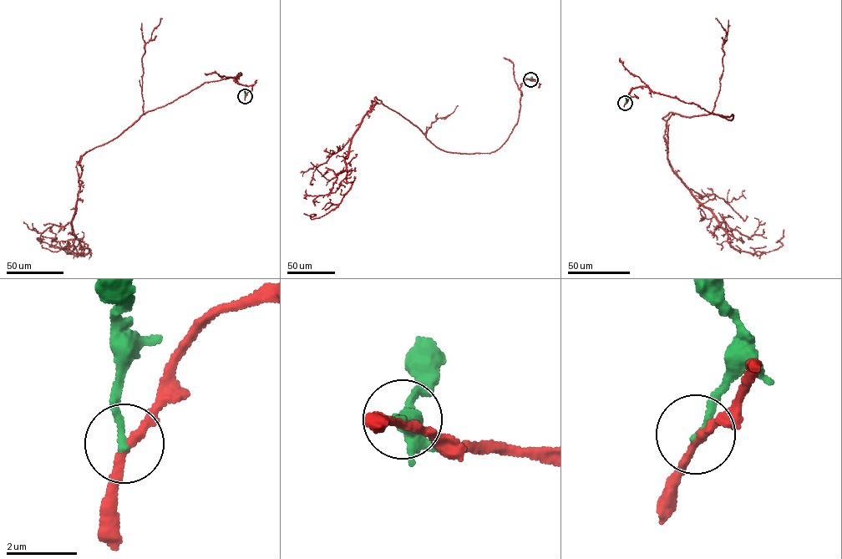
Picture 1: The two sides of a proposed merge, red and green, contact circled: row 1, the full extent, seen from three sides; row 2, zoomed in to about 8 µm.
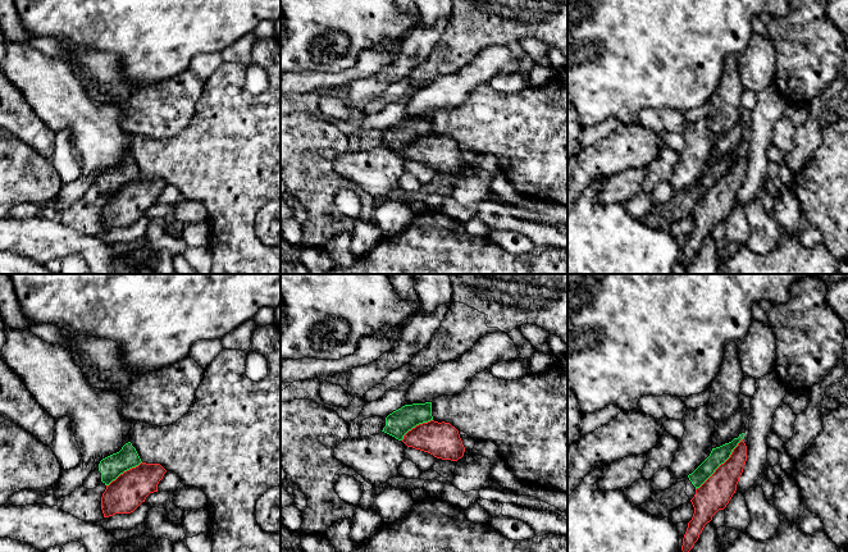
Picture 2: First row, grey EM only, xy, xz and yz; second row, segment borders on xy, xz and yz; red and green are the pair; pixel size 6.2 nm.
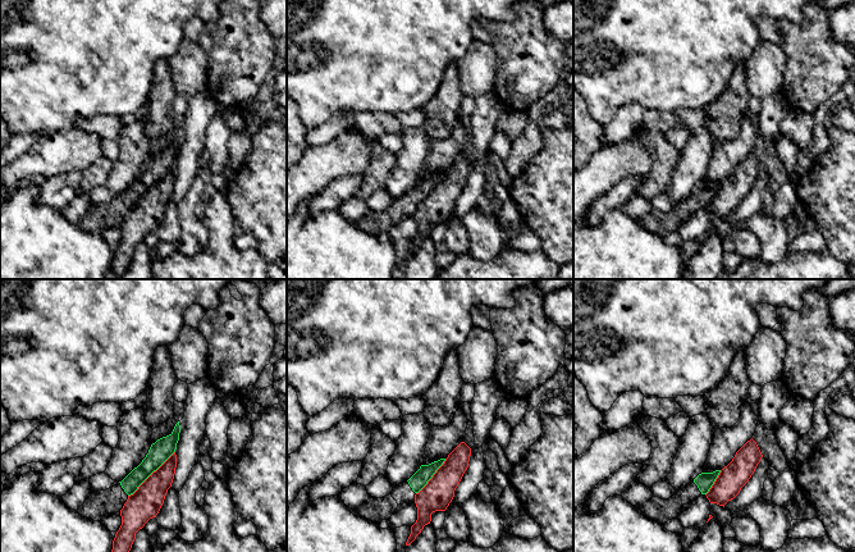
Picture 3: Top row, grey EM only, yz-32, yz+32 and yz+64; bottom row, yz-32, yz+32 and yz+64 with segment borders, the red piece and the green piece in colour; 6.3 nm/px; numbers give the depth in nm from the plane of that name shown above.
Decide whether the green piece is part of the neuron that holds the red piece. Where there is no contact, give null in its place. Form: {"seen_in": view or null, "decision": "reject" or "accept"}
{"seen_in": "yz", "decision": "reject"}

